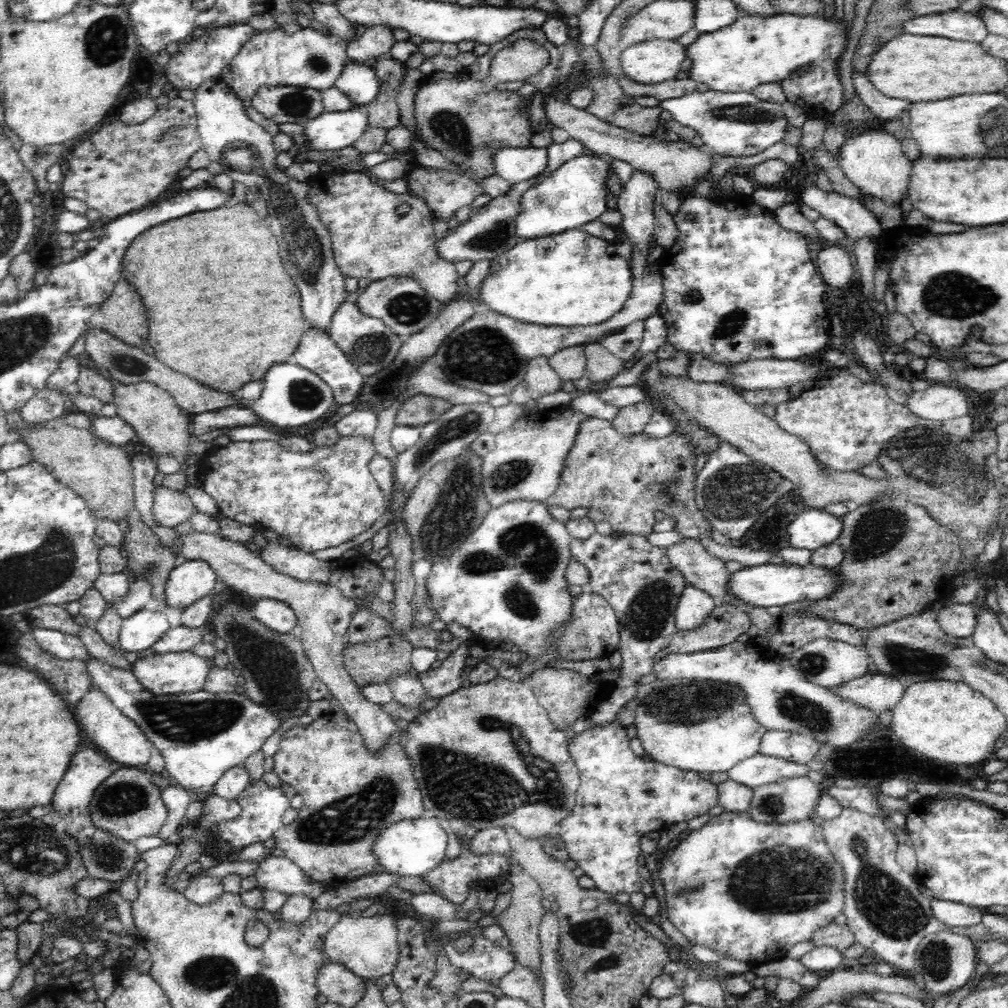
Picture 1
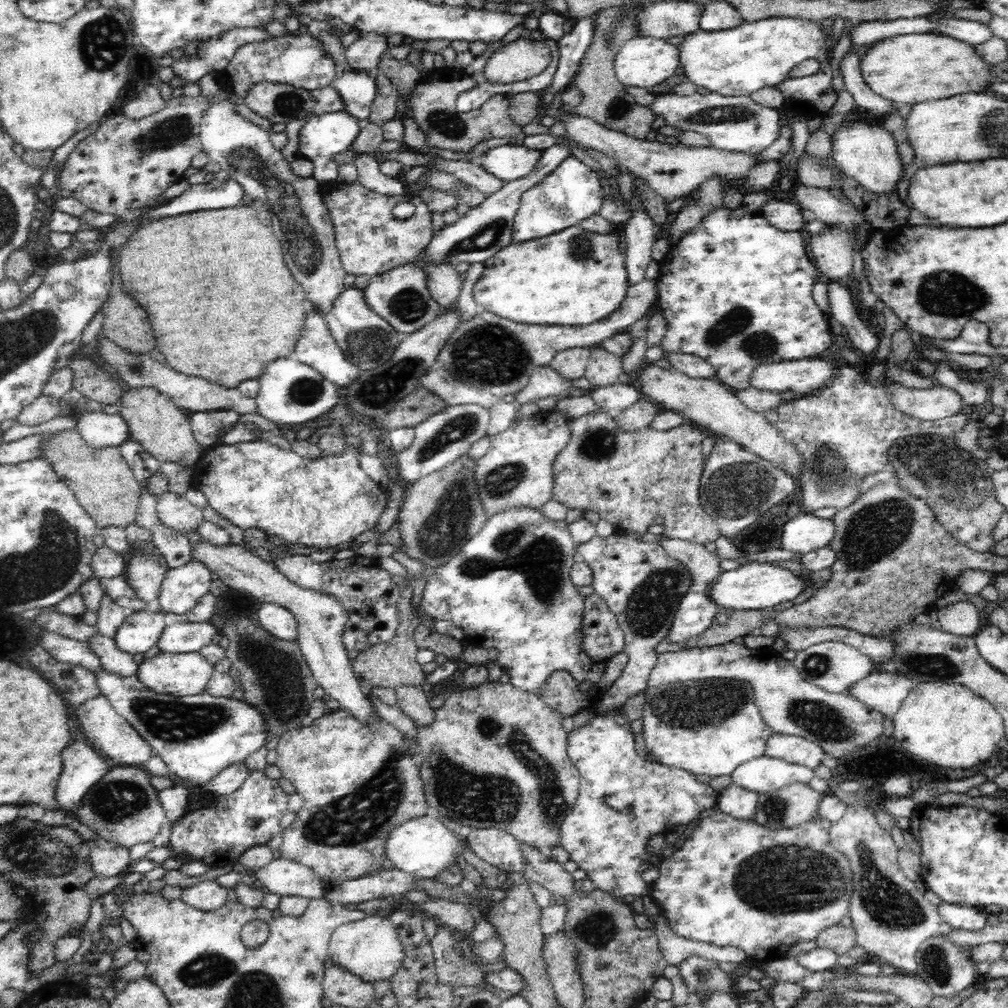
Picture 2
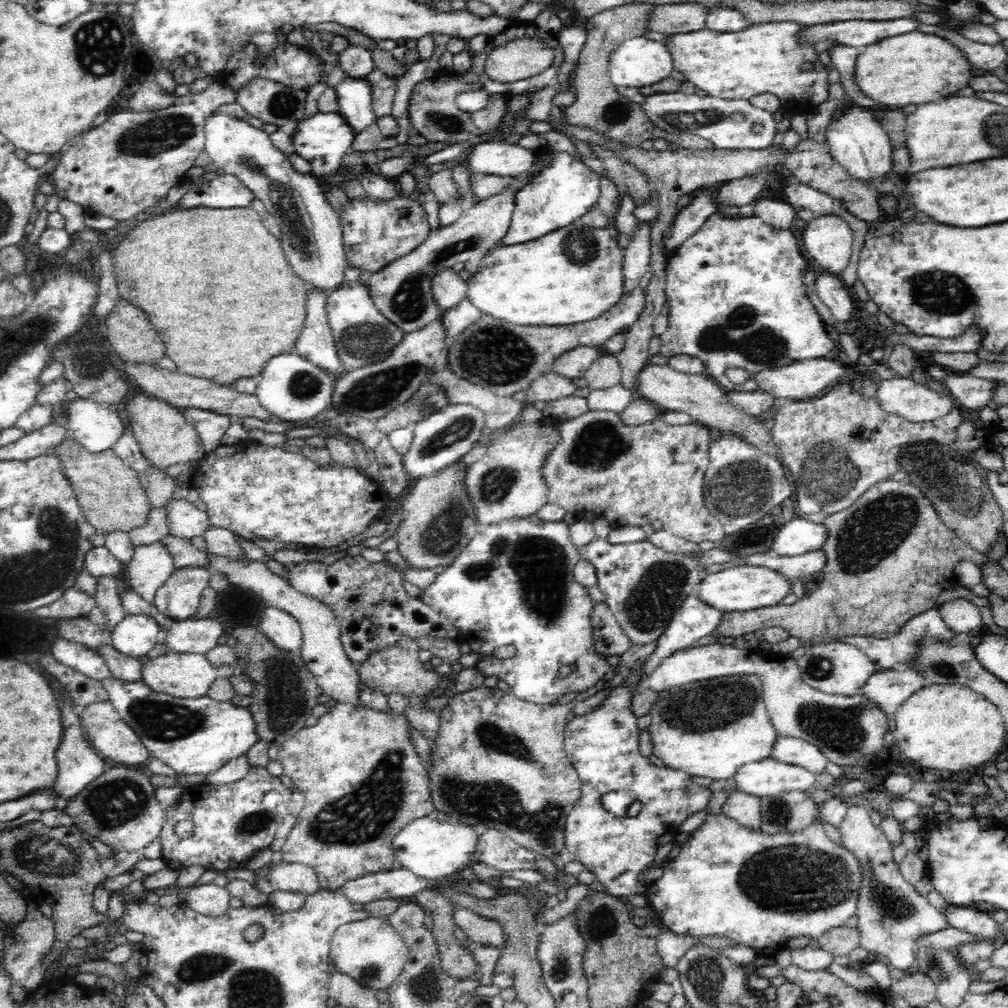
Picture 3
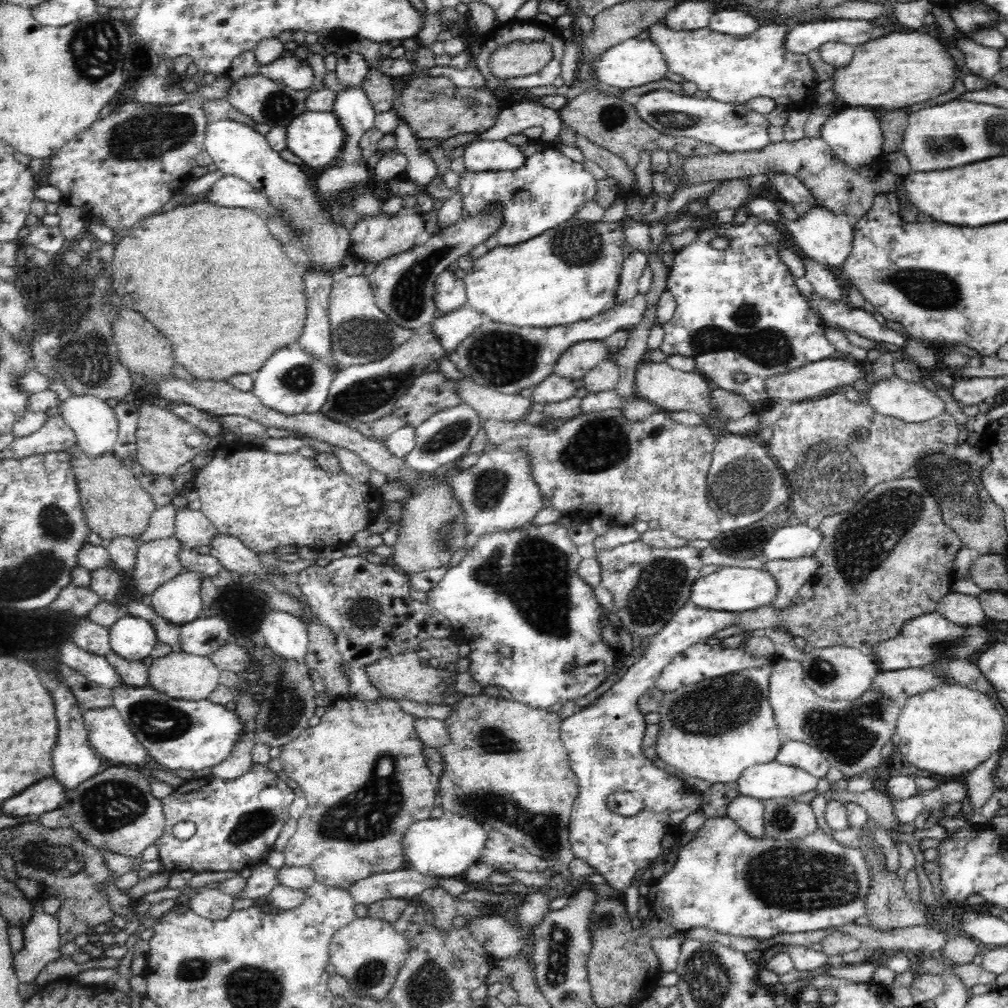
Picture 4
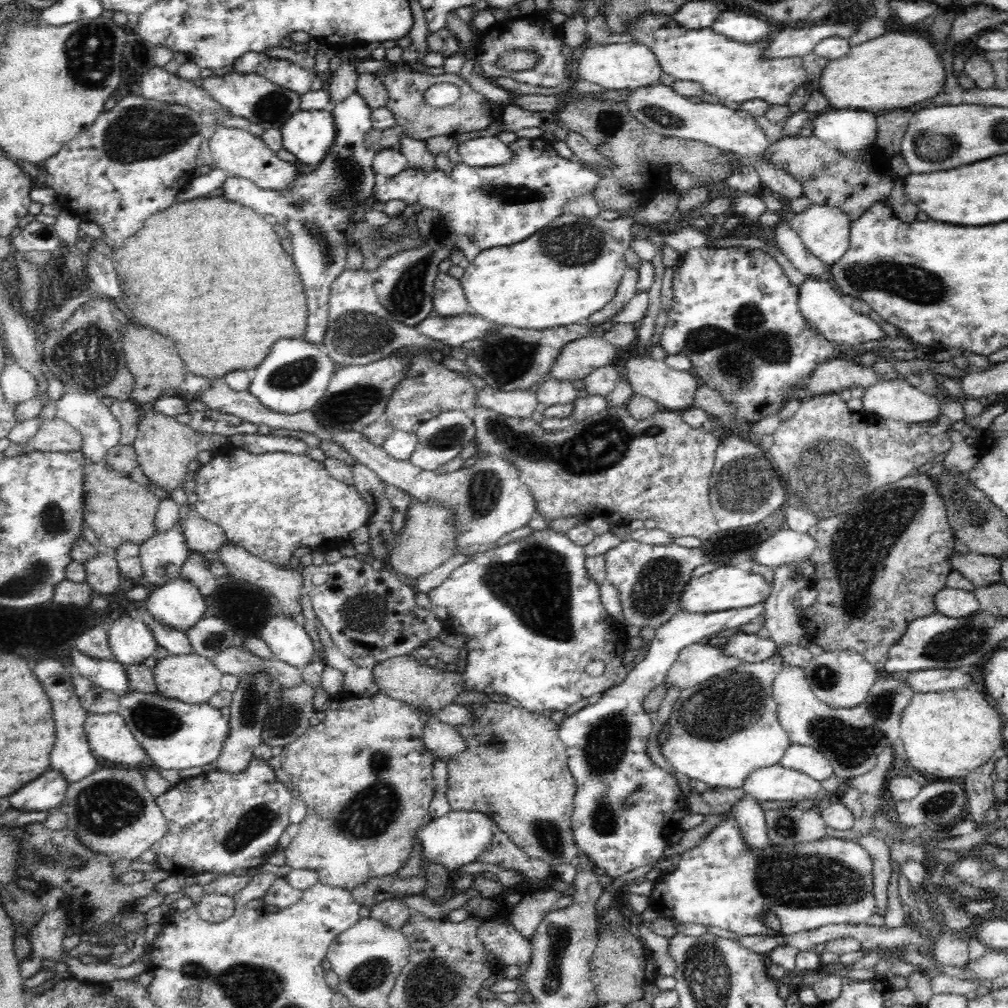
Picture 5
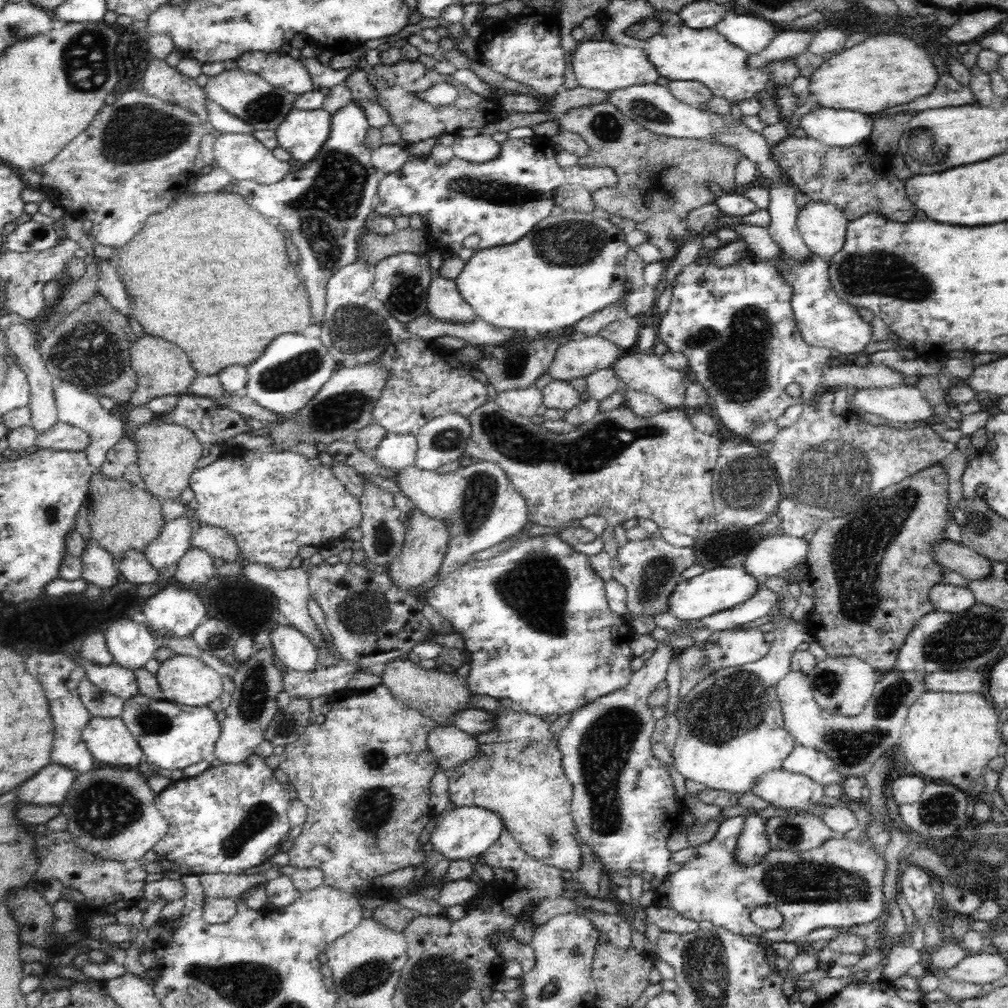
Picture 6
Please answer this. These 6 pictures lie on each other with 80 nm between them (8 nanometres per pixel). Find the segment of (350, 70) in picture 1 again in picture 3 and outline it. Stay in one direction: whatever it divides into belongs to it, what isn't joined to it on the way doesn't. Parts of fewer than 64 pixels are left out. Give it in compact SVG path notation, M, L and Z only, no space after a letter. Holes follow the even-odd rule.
M346 75L334 89L337 92L338 113L353 127L354 134L360 134L375 123L373 89L368 79Z

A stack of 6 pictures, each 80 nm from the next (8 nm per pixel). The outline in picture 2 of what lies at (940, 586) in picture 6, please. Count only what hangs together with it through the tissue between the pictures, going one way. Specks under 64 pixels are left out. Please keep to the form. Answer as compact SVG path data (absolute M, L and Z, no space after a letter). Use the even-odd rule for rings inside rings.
M956 602L937 609L941 630L959 637L975 635L983 624L978 607L970 602Z

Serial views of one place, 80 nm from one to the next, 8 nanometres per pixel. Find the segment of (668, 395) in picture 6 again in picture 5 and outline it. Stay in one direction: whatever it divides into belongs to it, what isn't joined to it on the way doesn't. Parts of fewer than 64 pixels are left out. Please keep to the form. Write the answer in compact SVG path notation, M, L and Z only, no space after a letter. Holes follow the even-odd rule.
M645 352L628 358L624 366L628 383L635 394L656 401L663 410L683 411L694 407L694 400L697 399L702 384L700 378L691 370L674 370L663 360L654 360Z

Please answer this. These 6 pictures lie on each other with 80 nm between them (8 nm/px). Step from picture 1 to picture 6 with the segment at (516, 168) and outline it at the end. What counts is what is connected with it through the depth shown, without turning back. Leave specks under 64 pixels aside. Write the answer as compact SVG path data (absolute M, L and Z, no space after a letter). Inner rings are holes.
M455 135L451 144L454 157L474 163L483 163L496 158L501 151L500 145L488 135L462 137Z

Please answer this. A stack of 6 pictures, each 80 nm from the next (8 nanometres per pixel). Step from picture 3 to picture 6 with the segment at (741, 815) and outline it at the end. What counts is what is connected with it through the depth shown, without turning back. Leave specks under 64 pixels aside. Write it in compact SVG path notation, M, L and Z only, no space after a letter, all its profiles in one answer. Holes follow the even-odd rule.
M756 811L744 817L743 830L736 848L738 863L742 864L742 867L763 862L768 850L771 849L766 824Z

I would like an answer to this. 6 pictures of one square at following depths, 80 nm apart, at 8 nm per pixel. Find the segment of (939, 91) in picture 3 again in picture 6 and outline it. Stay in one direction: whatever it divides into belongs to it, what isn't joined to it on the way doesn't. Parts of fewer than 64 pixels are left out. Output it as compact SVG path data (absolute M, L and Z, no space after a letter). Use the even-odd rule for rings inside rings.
M872 35L834 58L830 57L828 62L812 71L808 92L822 108L850 110L870 116L892 106L905 105L932 93L938 80L936 68L926 52L928 50L906 36Z

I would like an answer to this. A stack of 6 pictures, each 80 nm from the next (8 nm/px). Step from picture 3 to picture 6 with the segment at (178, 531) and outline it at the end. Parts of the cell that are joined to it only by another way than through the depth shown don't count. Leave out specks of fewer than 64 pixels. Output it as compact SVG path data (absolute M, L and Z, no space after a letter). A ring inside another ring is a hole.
M200 523L198 531L192 532L190 544L206 551L213 558L222 558L224 562L232 562L241 554L234 537L226 529L206 523Z

